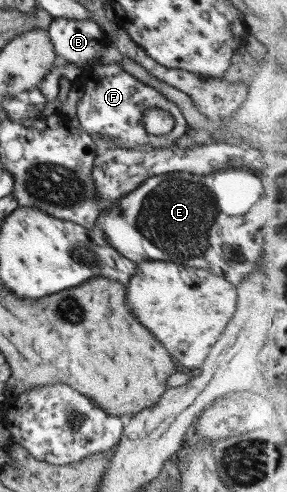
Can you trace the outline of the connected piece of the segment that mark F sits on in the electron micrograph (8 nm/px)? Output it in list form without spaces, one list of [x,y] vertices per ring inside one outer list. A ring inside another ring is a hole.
[[[100,64],[92,69],[86,67],[84,72],[81,72],[77,77],[76,82],[83,89],[82,97],[76,103],[77,121],[86,129],[88,134],[102,134],[106,136],[106,139],[112,140],[115,147],[126,149],[173,147],[175,139],[178,139],[187,129],[187,124],[174,103],[165,99],[154,88],[124,72],[120,64]],[[148,108],[158,108],[174,120],[170,132],[162,135],[146,133],[141,116],[142,112]]]

